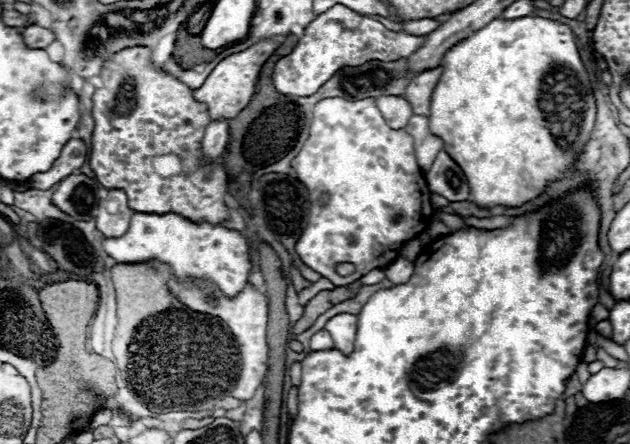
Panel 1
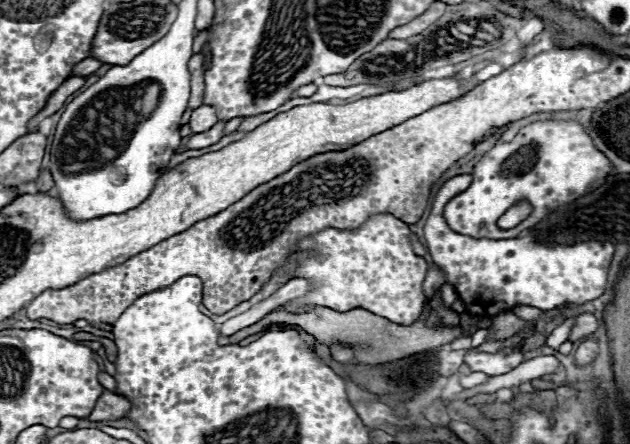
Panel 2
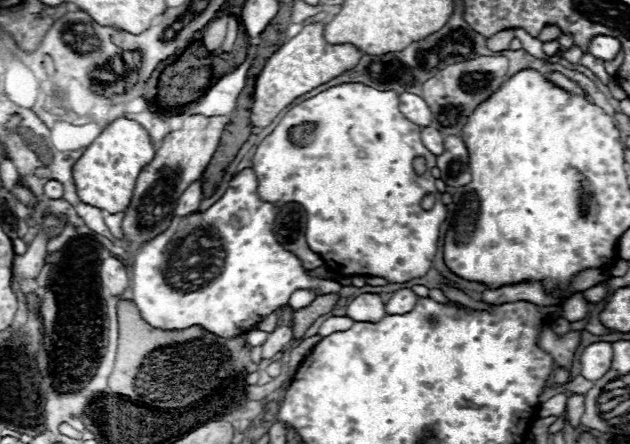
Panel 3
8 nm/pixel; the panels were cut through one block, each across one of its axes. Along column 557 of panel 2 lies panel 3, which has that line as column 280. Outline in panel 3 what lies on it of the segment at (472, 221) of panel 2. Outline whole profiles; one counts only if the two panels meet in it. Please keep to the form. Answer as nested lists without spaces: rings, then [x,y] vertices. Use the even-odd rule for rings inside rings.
[[[356,82],[332,86],[294,106],[278,122],[272,134],[260,142],[252,160],[252,170],[258,178],[258,196],[274,206],[298,202],[308,214],[304,230],[306,242],[312,252],[326,260],[326,264],[336,262],[344,266],[346,274],[380,276],[390,284],[422,278],[432,266],[440,224],[446,220],[448,208],[442,204],[440,192],[434,186],[436,178],[430,174],[436,156],[424,148],[420,130],[420,126],[406,120],[398,110],[396,92],[380,92]],[[416,156],[424,156],[428,162],[428,172],[424,172],[424,176],[414,174],[412,160]],[[428,192],[434,192],[438,202],[432,210],[422,210],[420,200]]]

